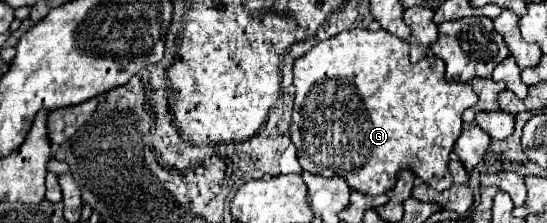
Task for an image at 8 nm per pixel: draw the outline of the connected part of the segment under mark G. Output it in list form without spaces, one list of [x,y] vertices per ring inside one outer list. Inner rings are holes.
[[[344,30],[318,42],[294,62],[294,88],[296,100],[290,138],[298,150],[302,170],[326,178],[340,176],[352,190],[370,196],[392,190],[398,170],[404,168],[410,168],[422,182],[438,192],[450,188],[450,152],[462,134],[462,114],[476,104],[478,94],[468,82],[448,82],[440,58],[424,56],[420,62],[412,64],[410,44],[406,40],[398,40],[386,30]]]

